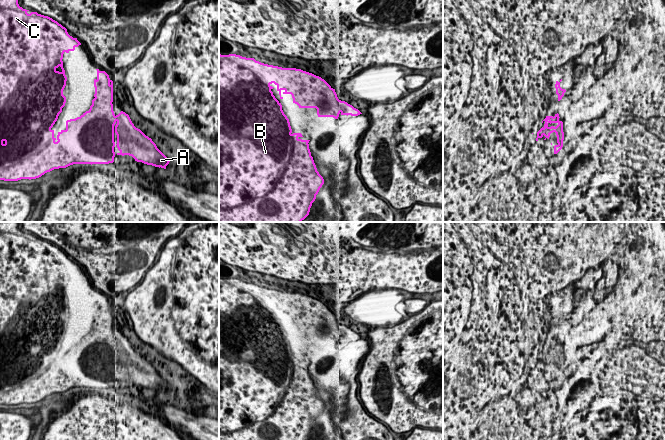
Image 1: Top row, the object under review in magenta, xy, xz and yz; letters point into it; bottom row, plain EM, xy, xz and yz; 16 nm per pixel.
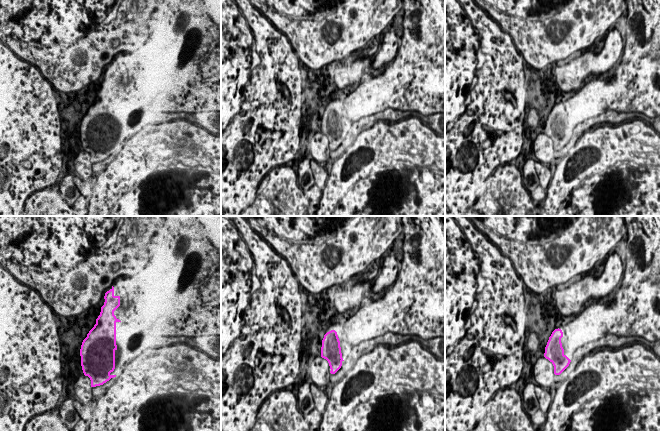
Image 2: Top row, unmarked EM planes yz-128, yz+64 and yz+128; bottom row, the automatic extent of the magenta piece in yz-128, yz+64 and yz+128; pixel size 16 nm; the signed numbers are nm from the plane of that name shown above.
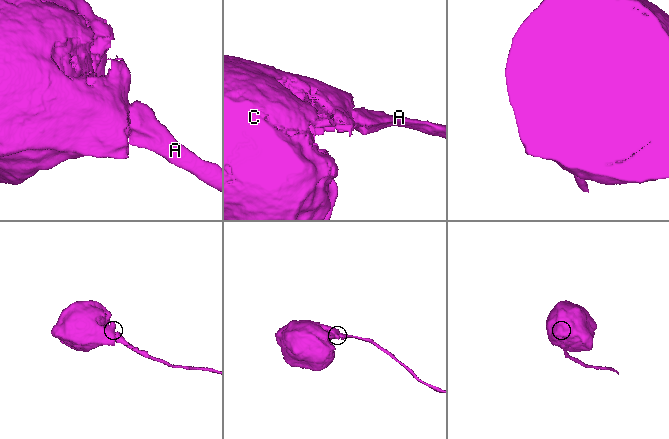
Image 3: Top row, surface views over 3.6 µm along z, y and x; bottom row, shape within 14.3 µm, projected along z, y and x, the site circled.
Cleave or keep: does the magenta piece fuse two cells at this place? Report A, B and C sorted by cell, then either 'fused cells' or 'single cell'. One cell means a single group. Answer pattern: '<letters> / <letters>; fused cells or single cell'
A B C; single cell

